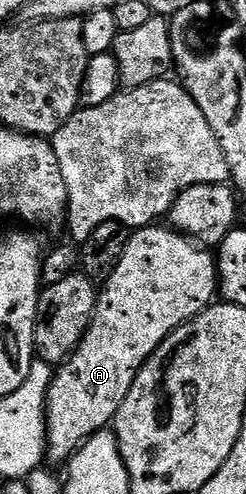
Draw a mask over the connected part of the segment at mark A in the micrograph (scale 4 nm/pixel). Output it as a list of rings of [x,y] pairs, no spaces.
[[[148,226],[132,231],[125,254],[117,262],[117,270],[102,285],[95,317],[83,335],[83,341],[69,359],[58,365],[47,394],[47,450],[48,461],[66,465],[76,450],[86,444],[93,434],[104,431],[114,421],[121,402],[129,394],[139,371],[169,338],[173,330],[194,321],[216,303],[219,291],[219,266],[214,255],[194,239],[170,226]]]

